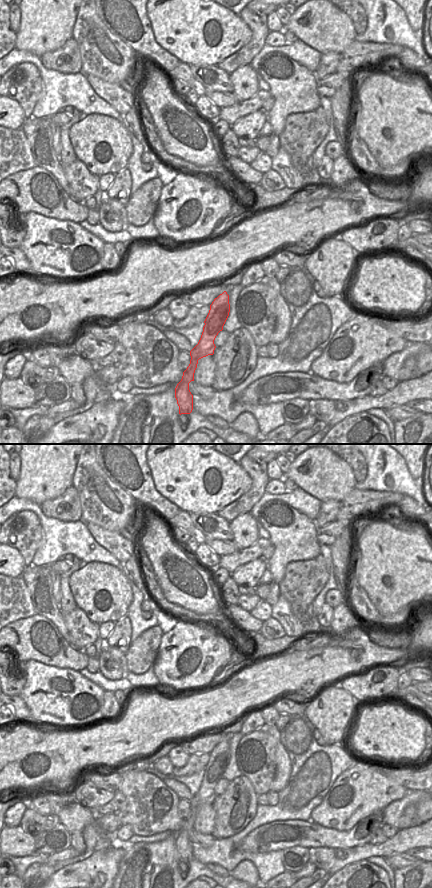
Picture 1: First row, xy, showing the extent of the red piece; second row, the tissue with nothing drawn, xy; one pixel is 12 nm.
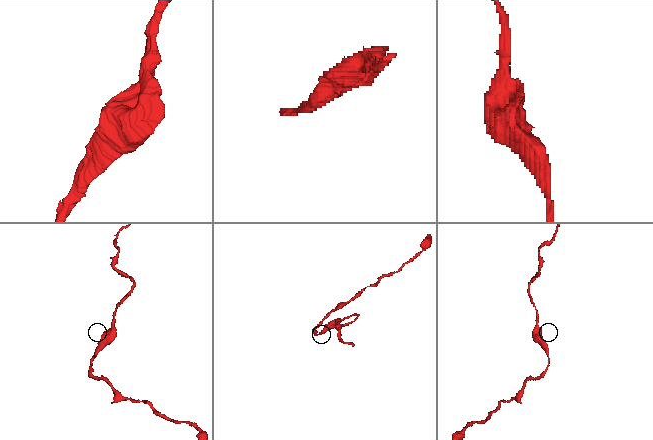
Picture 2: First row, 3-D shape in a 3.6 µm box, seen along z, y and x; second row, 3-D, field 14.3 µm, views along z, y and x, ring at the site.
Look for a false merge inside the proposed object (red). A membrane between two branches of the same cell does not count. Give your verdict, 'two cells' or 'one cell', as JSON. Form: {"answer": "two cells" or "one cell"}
{"answer": "one cell"}

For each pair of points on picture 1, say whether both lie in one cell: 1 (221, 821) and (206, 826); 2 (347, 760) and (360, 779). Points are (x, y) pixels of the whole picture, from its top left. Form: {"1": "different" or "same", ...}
{"1": "different", "2": "different"}

